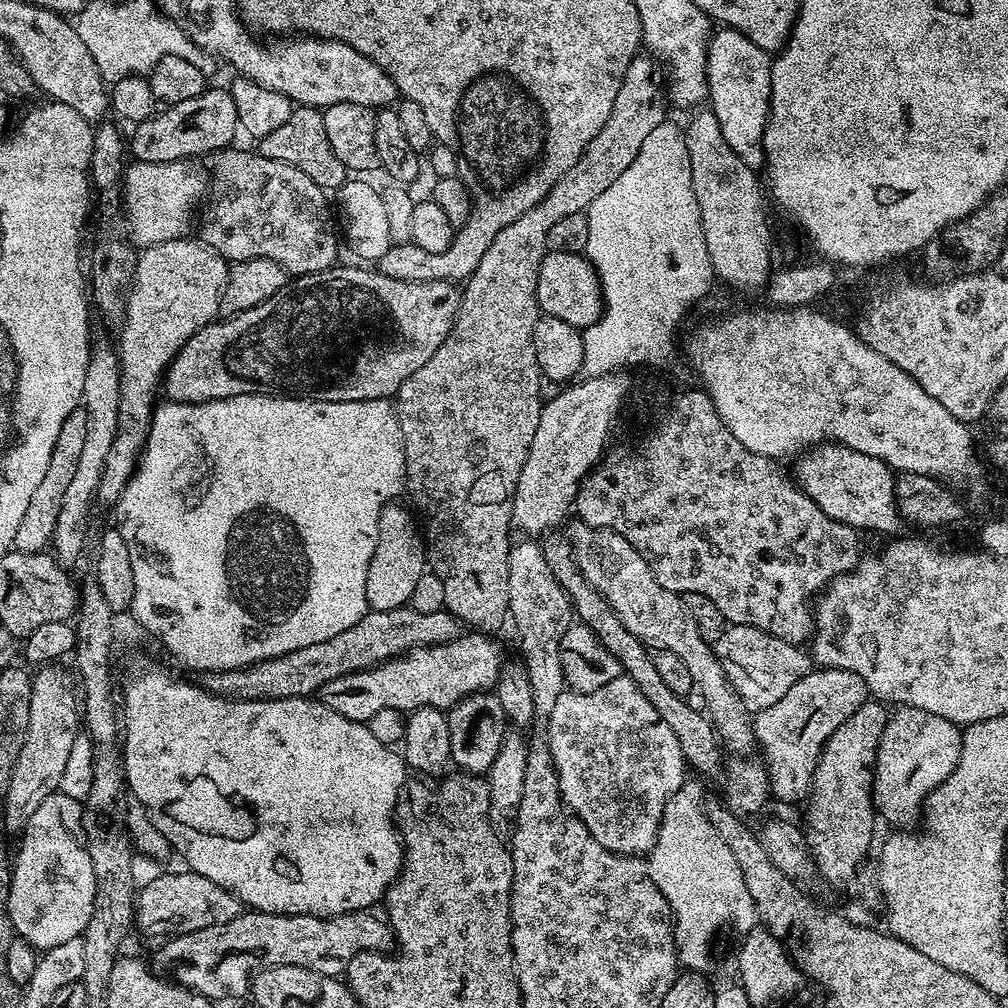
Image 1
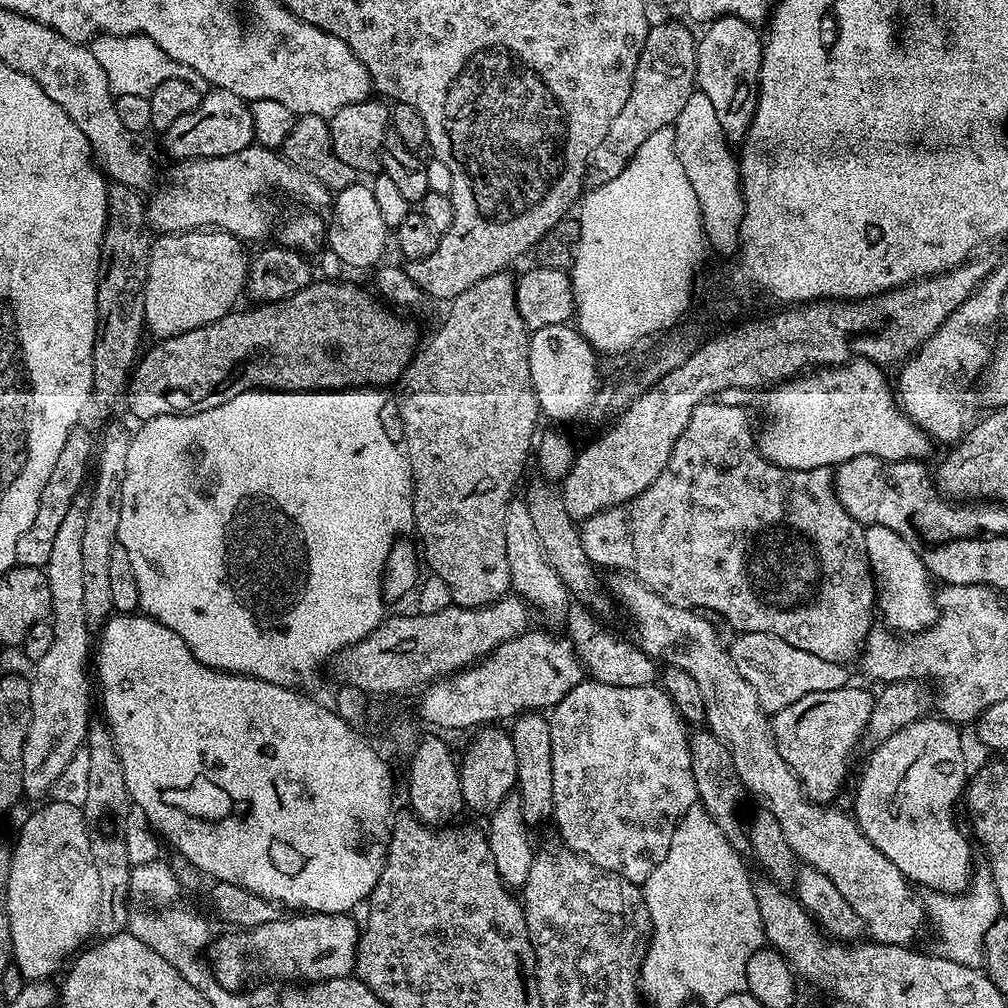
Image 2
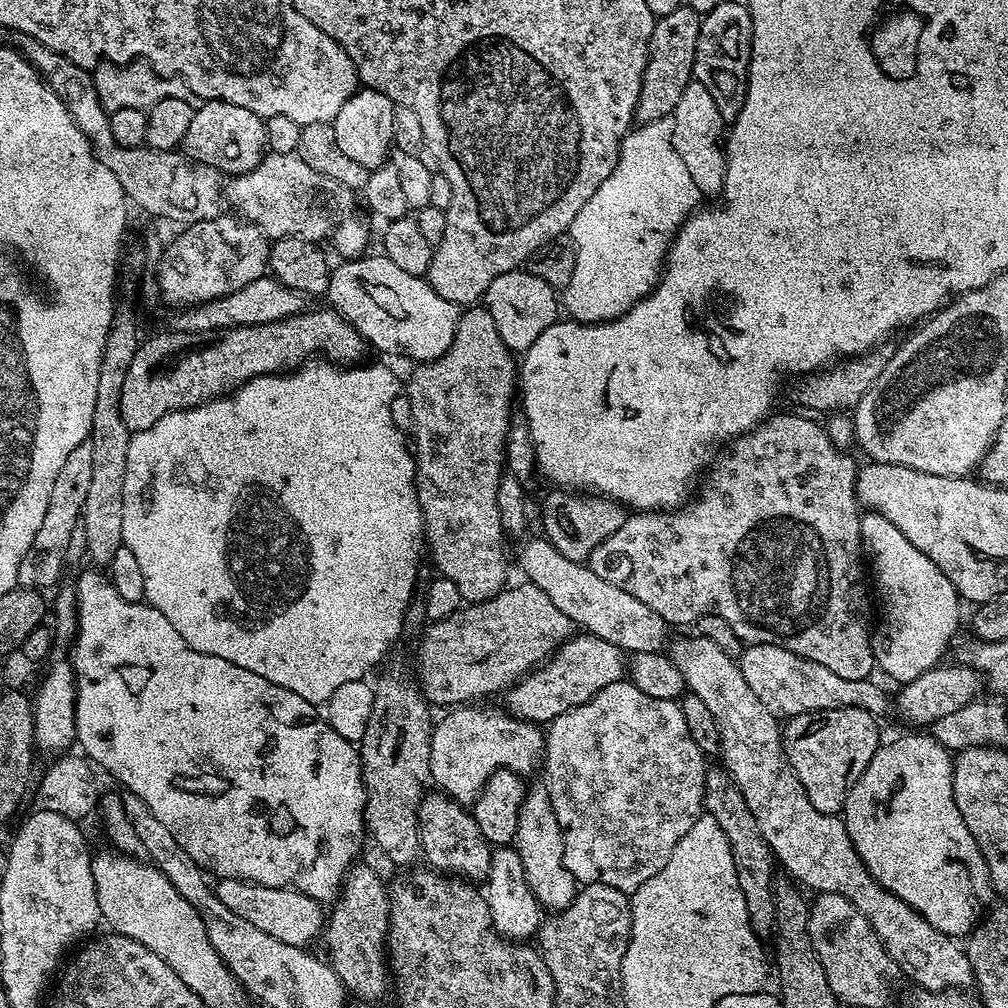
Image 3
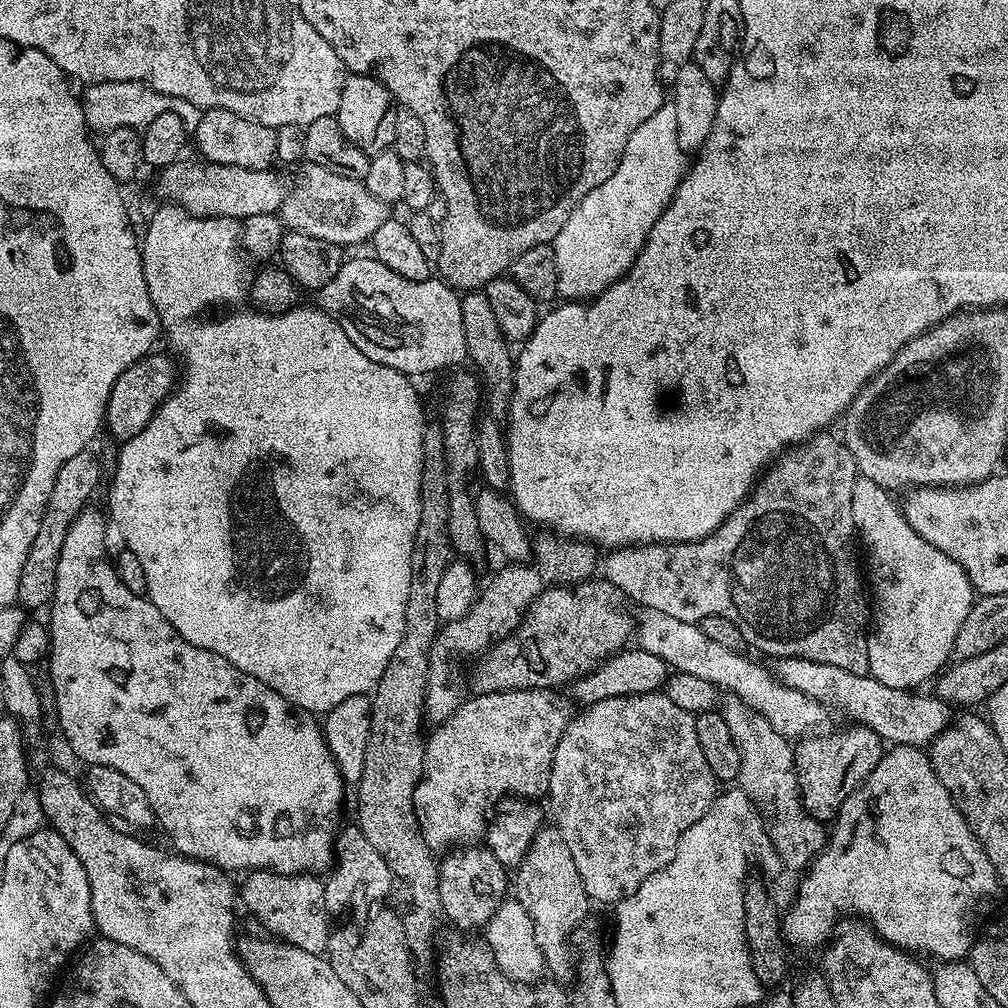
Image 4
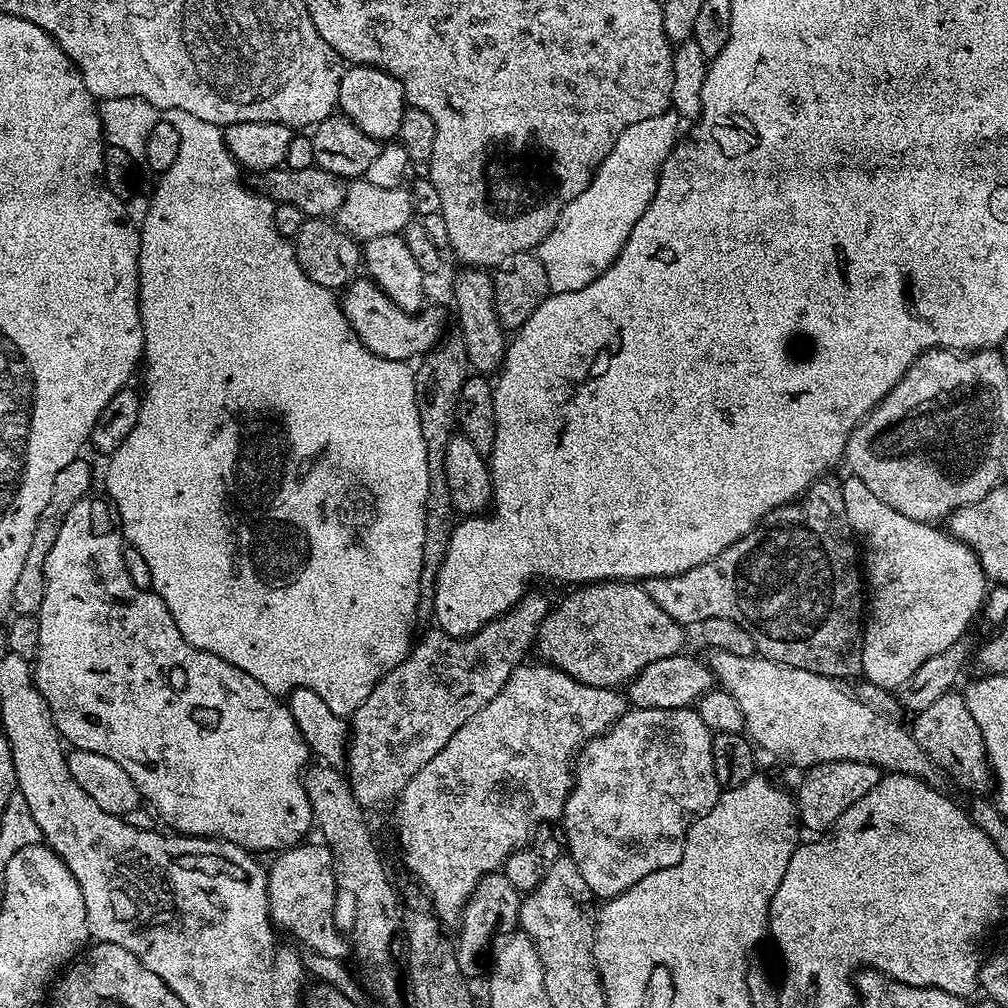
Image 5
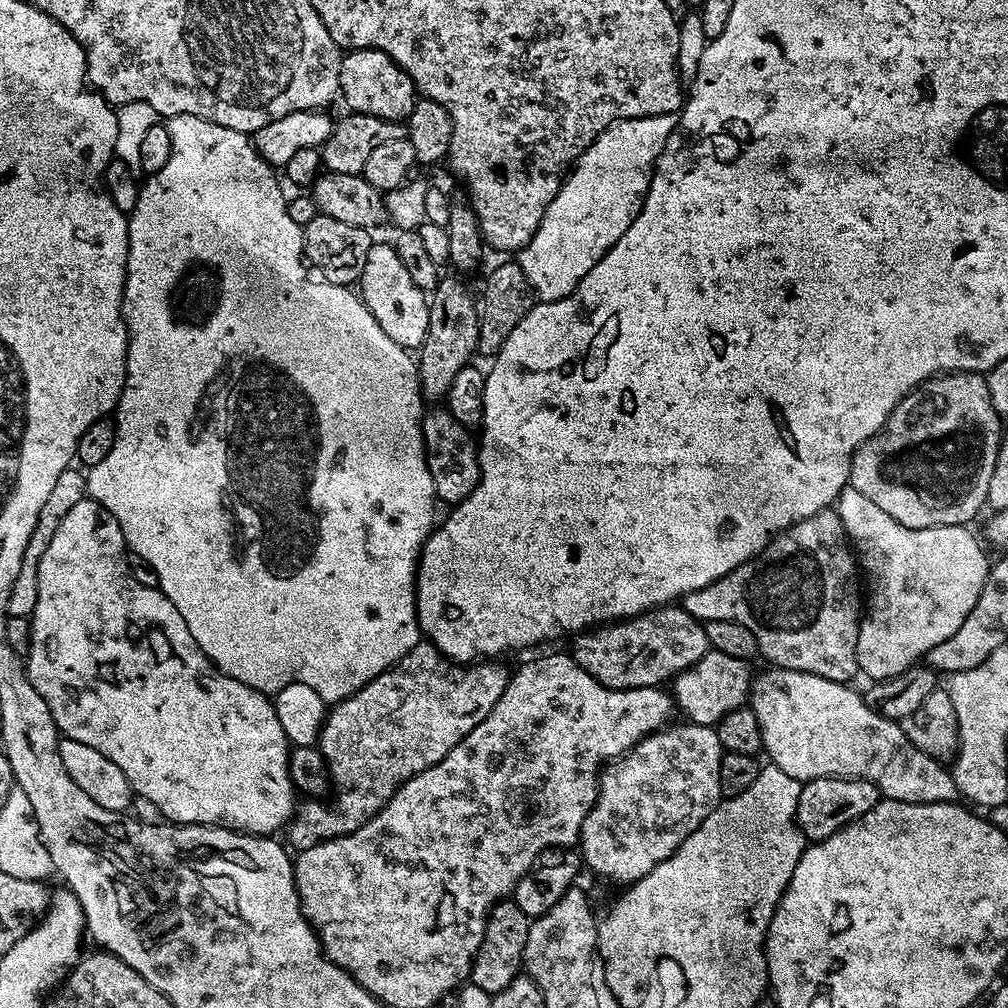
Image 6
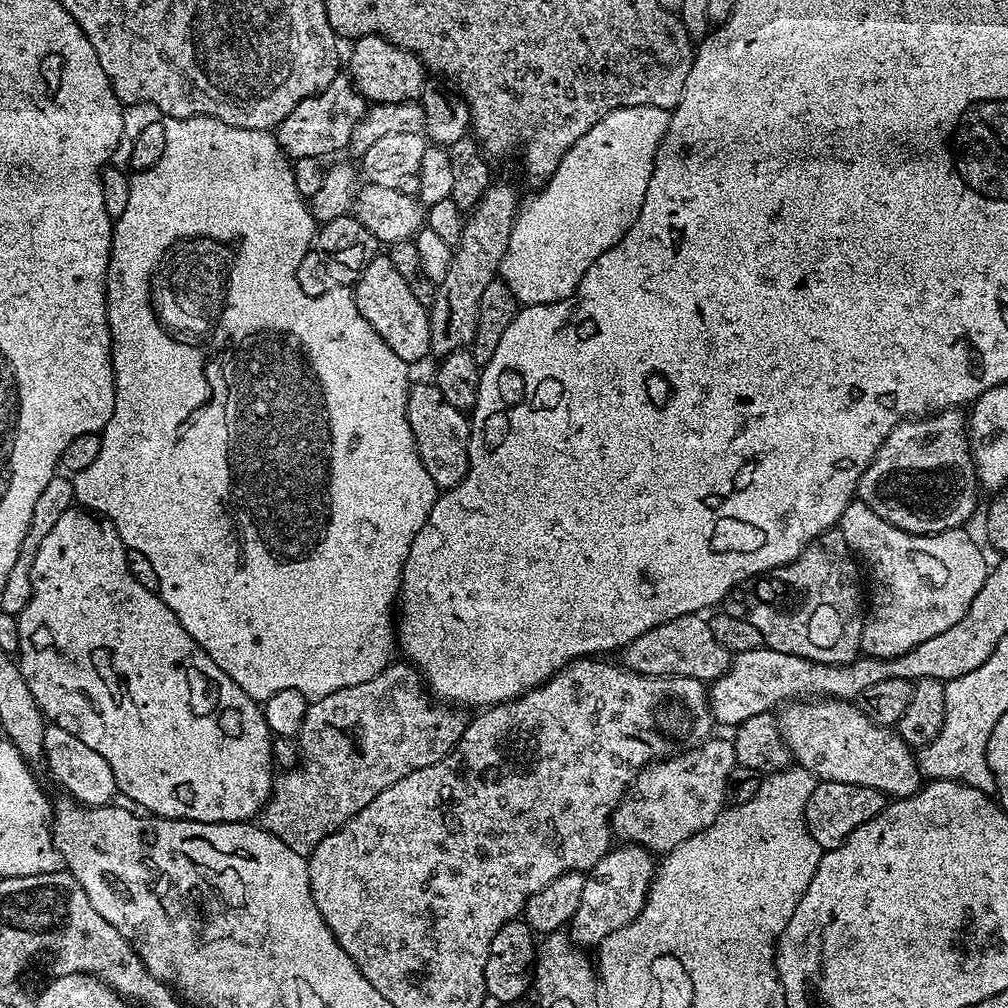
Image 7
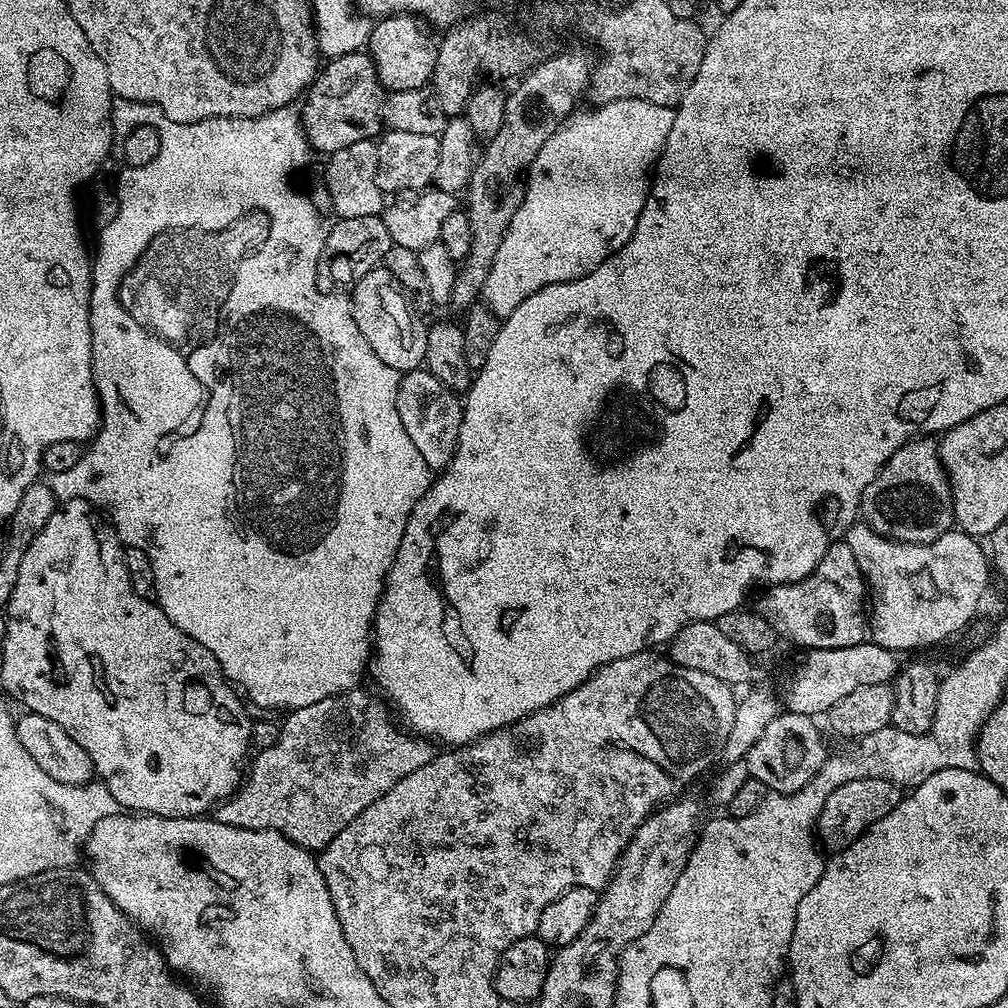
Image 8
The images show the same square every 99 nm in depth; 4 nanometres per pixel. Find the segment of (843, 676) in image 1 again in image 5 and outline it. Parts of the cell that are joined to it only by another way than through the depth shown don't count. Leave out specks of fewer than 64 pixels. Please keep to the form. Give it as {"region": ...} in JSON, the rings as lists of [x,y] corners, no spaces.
{"region":[[[853,760],[815,764],[813,768],[803,773],[804,781],[800,784],[800,793],[795,793],[794,796],[799,823],[816,832],[812,834],[823,833],[831,828],[846,810],[850,810],[850,806],[854,806],[858,798],[870,794],[870,790],[878,786],[881,775],[881,769],[875,764],[863,764]]]}

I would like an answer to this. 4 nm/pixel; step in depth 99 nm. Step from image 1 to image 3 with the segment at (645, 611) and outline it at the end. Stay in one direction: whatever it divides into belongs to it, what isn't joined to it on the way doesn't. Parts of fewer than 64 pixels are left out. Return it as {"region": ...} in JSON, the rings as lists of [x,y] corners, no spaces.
{"region":[[[691,634],[685,640],[673,639],[670,644],[670,655],[672,661],[678,666],[678,670],[682,670],[684,675],[684,682],[687,691],[693,696],[702,698],[702,702],[706,705],[710,714],[714,714],[714,722],[718,722],[718,730],[720,731],[720,742],[723,748],[722,752],[722,764],[726,769],[728,775],[732,777],[733,782],[736,784],[738,790],[741,791],[742,798],[745,799],[746,805],[750,806],[750,811],[754,814],[754,819],[758,822],[758,828],[761,830],[762,838],[768,844],[769,849],[772,851],[775,857],[775,863],[780,868],[784,867],[789,877],[797,885],[803,886],[805,889],[813,888],[813,893],[819,894],[822,892],[829,892],[830,894],[838,894],[842,898],[846,898],[854,905],[859,912],[863,912],[864,917],[872,924],[872,928],[878,934],[878,938],[886,946],[886,950],[890,954],[890,958],[894,958],[894,962],[899,966],[901,973],[905,977],[908,976],[914,983],[920,984],[921,989],[928,992],[947,992],[949,990],[968,990],[973,987],[974,981],[972,979],[972,967],[970,966],[970,958],[967,951],[963,947],[960,948],[953,937],[942,934],[934,926],[930,926],[930,922],[926,922],[926,918],[918,910],[914,910],[906,902],[902,902],[902,898],[898,898],[892,892],[888,892],[879,884],[874,877],[872,877],[866,870],[864,863],[858,858],[858,854],[854,850],[854,846],[850,842],[850,834],[848,833],[848,827],[845,826],[843,819],[839,815],[831,816],[830,814],[822,814],[822,810],[814,810],[814,805],[811,804],[810,798],[806,798],[806,790],[802,790],[802,782],[798,782],[798,778],[794,774],[794,770],[790,766],[790,762],[786,758],[784,753],[784,738],[782,735],[782,724],[777,717],[770,714],[770,710],[766,710],[766,706],[762,706],[762,702],[758,702],[757,696],[754,694],[754,690],[750,690],[750,686],[746,686],[746,678],[742,678],[742,670],[739,663],[733,657],[727,656],[722,650],[718,650],[718,646],[714,646],[714,642],[710,642],[706,638],[702,638],[699,634]]]}

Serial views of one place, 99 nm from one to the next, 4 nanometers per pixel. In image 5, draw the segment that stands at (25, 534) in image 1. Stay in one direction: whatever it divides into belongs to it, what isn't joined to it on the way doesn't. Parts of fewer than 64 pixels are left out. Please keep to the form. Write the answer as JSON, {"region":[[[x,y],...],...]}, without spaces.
{"region":[[[78,458],[70,462],[70,466],[62,466],[54,478],[54,486],[50,489],[50,502],[46,502],[46,510],[38,518],[38,526],[34,530],[34,542],[30,542],[30,550],[26,554],[26,563],[22,566],[18,583],[14,585],[12,595],[12,612],[18,616],[36,616],[42,606],[42,598],[46,598],[46,554],[50,554],[50,546],[54,546],[54,538],[58,538],[58,530],[62,530],[62,522],[66,514],[70,514],[70,506],[78,502],[83,496],[89,495],[92,488],[92,468]]]}

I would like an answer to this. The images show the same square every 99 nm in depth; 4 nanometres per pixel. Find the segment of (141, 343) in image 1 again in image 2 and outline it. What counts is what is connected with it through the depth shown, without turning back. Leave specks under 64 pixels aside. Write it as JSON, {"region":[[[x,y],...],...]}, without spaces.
{"region":[[[196,228],[192,232],[170,232],[160,234],[153,239],[152,249],[150,250],[150,262],[146,270],[146,286],[144,287],[144,326],[149,333],[153,332],[156,338],[166,336],[177,336],[183,332],[189,332],[195,328],[205,328],[210,322],[218,322],[227,312],[233,311],[237,307],[236,299],[239,298],[240,292],[245,291],[248,280],[248,265],[250,263],[250,252],[247,252],[245,241],[238,236],[231,236],[229,232],[219,230],[209,230],[207,228]]]}

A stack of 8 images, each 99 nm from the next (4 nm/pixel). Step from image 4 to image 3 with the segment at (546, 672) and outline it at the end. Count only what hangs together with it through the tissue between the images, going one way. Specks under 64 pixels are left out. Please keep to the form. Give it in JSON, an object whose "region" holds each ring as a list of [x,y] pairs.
{"region":[[[520,582],[517,588],[512,586],[505,587],[504,591],[498,593],[494,598],[484,600],[480,604],[469,603],[467,606],[461,606],[456,611],[451,612],[446,618],[441,620],[433,620],[419,633],[420,639],[420,672],[418,671],[418,683],[420,691],[424,693],[424,699],[429,705],[448,704],[444,706],[464,706],[469,702],[480,702],[483,696],[492,696],[495,692],[503,693],[520,681],[523,676],[527,676],[529,672],[541,667],[544,661],[552,655],[556,649],[561,648],[567,640],[574,634],[574,625],[570,618],[566,618],[566,614],[562,614],[562,610],[558,610],[558,606],[554,606],[554,602],[550,602],[550,598],[546,598],[546,594],[542,594],[542,590],[538,590],[538,586],[527,582]]]}

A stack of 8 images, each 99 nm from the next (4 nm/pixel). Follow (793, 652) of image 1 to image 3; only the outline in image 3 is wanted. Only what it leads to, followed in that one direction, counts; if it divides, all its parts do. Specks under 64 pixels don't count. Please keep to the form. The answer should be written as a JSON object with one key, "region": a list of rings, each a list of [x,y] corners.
{"region":[[[749,644],[738,657],[738,663],[742,670],[742,678],[746,678],[746,686],[754,690],[758,702],[770,710],[770,714],[777,718],[797,716],[803,712],[817,712],[818,710],[834,710],[835,708],[861,708],[869,712],[871,716],[880,718],[887,708],[890,708],[890,696],[887,696],[878,685],[872,684],[871,679],[847,680],[834,670],[826,670],[826,666],[818,666],[818,662],[810,662],[810,658],[802,658],[782,646],[773,644]]]}

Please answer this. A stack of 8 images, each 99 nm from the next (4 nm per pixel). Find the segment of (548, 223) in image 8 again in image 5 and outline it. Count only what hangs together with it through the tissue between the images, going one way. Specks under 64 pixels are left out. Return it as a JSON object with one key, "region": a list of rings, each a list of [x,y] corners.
{"region":[[[669,110],[658,114],[658,118],[646,118],[642,122],[634,122],[626,130],[622,130],[618,142],[614,142],[614,150],[610,150],[610,154],[596,169],[586,190],[582,190],[578,198],[574,198],[565,206],[554,230],[550,230],[550,234],[546,234],[546,238],[540,244],[538,255],[546,270],[548,287],[553,293],[582,290],[590,286],[590,282],[597,280],[607,268],[612,267],[626,238],[630,238],[630,230],[634,230],[634,222],[642,218],[646,206],[650,206],[654,198],[660,168],[678,143],[678,137],[681,135],[680,125],[682,119],[679,113]]]}

